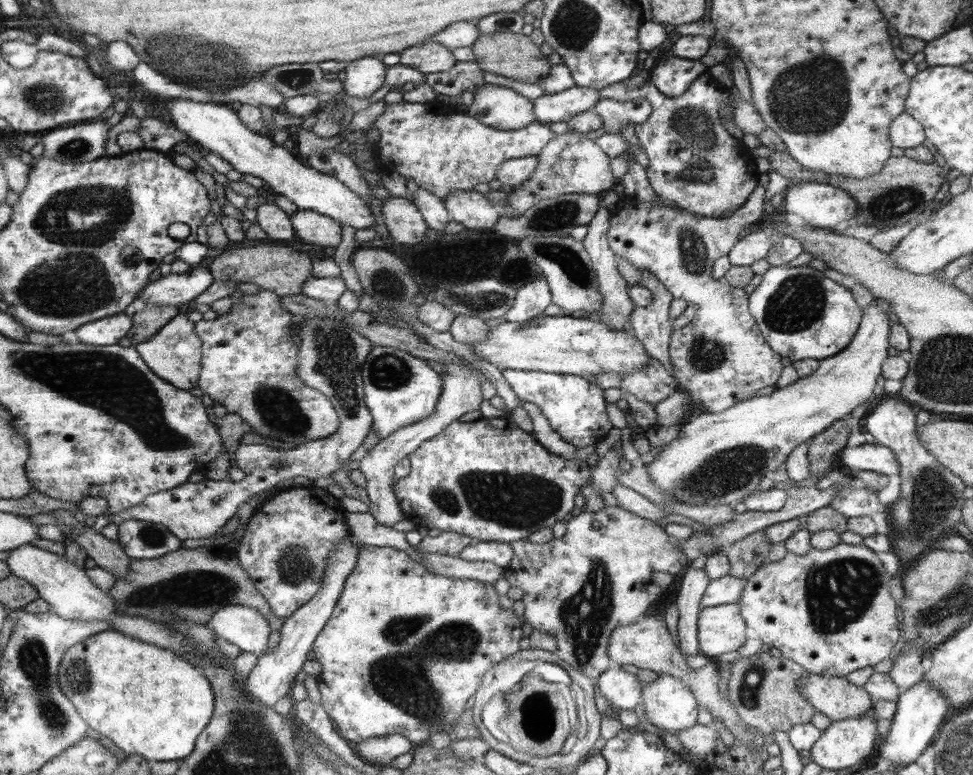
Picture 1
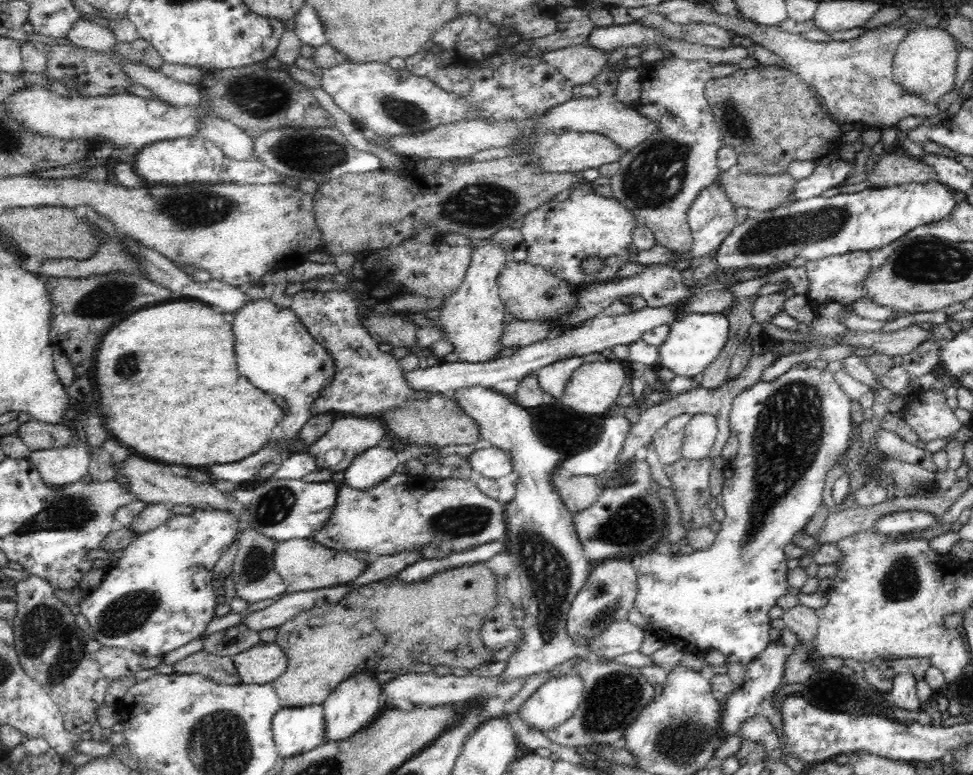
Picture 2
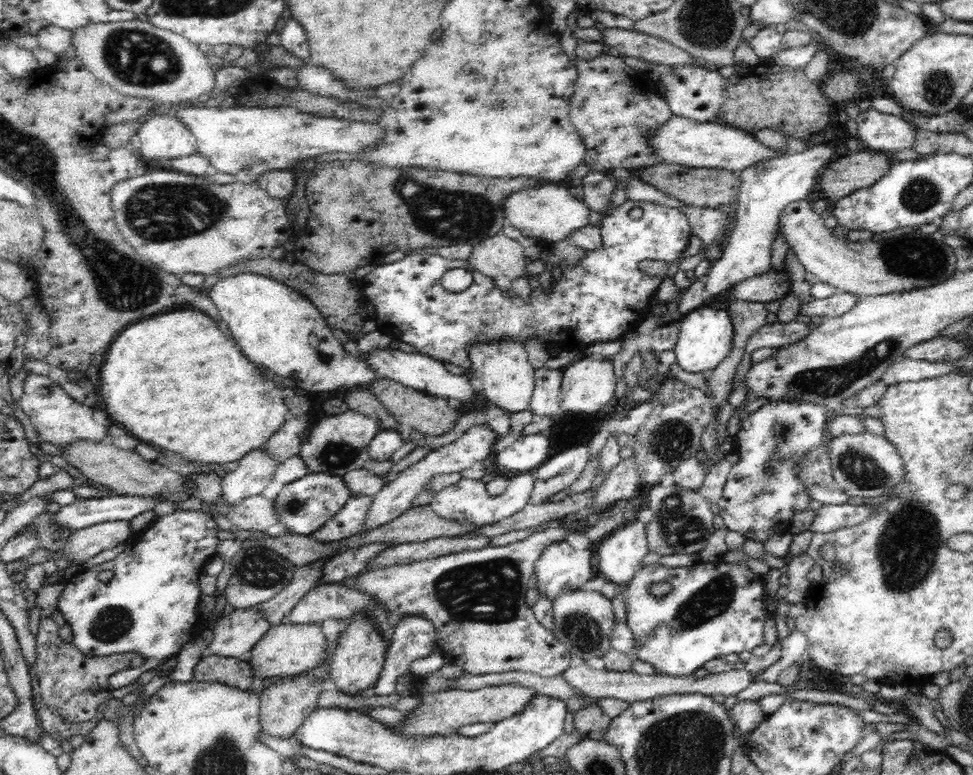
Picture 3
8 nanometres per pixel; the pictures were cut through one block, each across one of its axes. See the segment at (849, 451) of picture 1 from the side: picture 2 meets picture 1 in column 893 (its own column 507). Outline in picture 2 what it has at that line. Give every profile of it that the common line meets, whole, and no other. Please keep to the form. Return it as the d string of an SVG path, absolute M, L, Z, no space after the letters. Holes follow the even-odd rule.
M500 448L476 450L468 457L468 463L472 467L472 472L491 480L508 476L514 471L511 454Z

